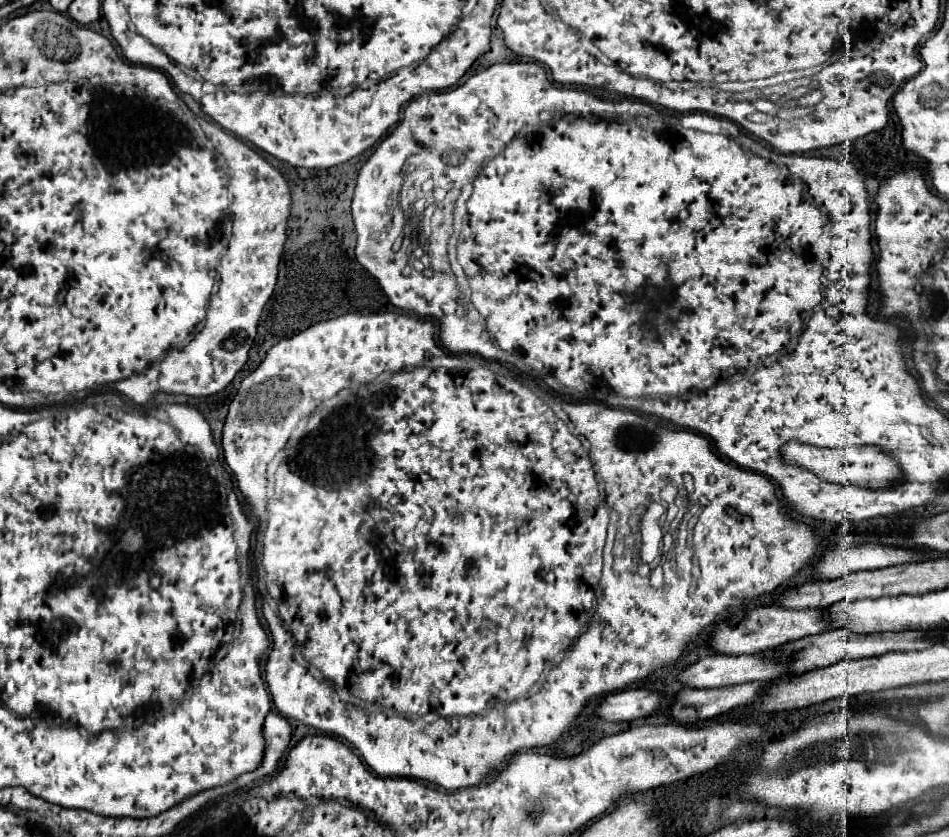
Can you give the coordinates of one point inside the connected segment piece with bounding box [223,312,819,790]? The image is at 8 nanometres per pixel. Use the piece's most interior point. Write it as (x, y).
(463, 596)

